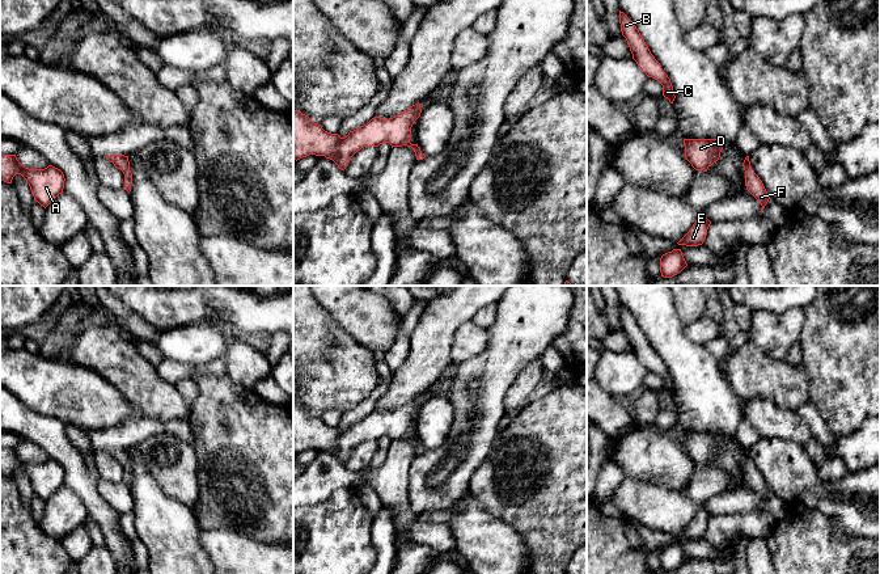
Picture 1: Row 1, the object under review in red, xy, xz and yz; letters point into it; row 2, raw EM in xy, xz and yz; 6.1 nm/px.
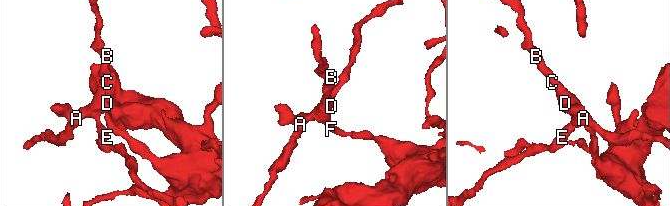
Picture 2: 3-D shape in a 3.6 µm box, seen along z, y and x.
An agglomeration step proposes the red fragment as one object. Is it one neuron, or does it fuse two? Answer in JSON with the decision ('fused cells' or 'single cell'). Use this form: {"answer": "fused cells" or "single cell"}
{"answer": "single cell"}

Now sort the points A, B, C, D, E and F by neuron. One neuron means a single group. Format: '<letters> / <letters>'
A B C D E F

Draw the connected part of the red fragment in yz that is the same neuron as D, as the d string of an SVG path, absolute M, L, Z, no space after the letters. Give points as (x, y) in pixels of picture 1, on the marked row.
M684 139L685 159L695 170L707 169L719 160L723 145L716 139Z

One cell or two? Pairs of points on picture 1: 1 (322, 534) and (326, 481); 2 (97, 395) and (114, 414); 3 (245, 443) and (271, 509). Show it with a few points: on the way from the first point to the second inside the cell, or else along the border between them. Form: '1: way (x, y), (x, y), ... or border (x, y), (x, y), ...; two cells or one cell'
1: border (355, 490), (337, 489), (326, 498), (307, 506); two cells
2: way (100, 400), (109, 409); one cell
3: way (254, 459), (271, 476), (271, 493); one cell

